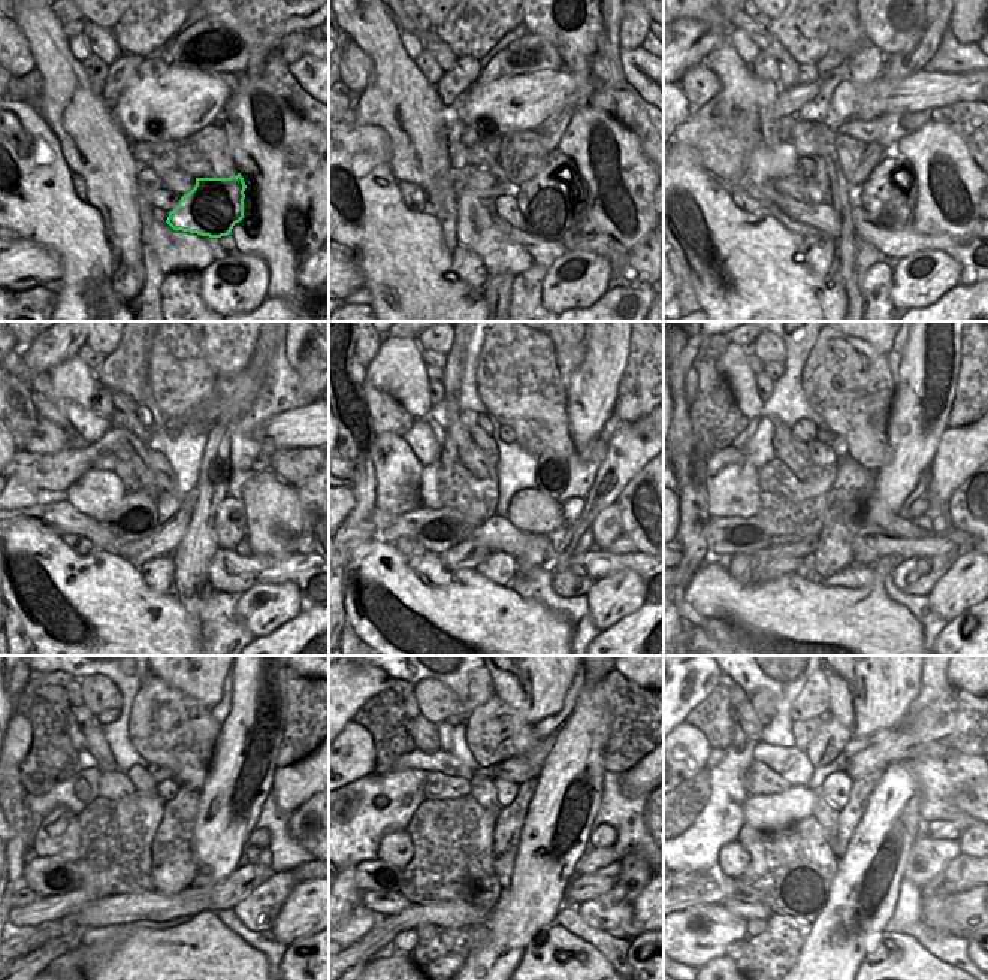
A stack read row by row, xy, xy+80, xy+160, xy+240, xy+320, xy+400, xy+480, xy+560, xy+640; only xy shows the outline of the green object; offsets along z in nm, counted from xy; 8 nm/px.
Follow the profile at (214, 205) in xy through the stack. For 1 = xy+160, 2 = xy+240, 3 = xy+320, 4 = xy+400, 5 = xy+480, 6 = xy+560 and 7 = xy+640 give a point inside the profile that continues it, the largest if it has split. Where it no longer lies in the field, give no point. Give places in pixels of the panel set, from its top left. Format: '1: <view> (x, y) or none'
1: xy+160 (888, 194)
2: xy+240 (230, 522)
3: xy+320 (573, 508)
4: xy+400 (919, 507)
5: xy+480 (259, 838)
6: xy+560 (604, 835)
7: xy+640 (937, 829)

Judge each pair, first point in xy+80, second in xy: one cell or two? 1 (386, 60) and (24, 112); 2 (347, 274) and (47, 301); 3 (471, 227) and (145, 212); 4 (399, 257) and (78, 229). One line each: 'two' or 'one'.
1: two
2: two
3: one
4: one

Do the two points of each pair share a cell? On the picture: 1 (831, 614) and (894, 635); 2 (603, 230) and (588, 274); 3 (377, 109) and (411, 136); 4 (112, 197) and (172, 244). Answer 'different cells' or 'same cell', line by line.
1: same cell
2: different cells
3: same cell
4: different cells

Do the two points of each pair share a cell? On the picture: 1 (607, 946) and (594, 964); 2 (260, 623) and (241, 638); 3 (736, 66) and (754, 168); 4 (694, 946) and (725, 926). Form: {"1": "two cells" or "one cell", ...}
{"1": "two cells", "2": "two cells", "3": "two cells", "4": "one cell"}

